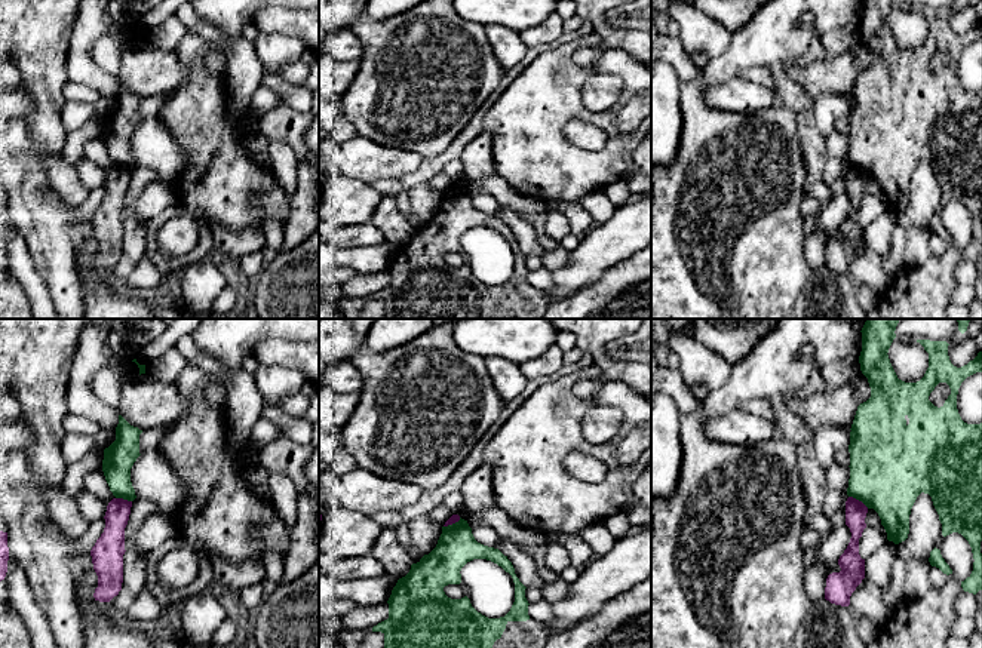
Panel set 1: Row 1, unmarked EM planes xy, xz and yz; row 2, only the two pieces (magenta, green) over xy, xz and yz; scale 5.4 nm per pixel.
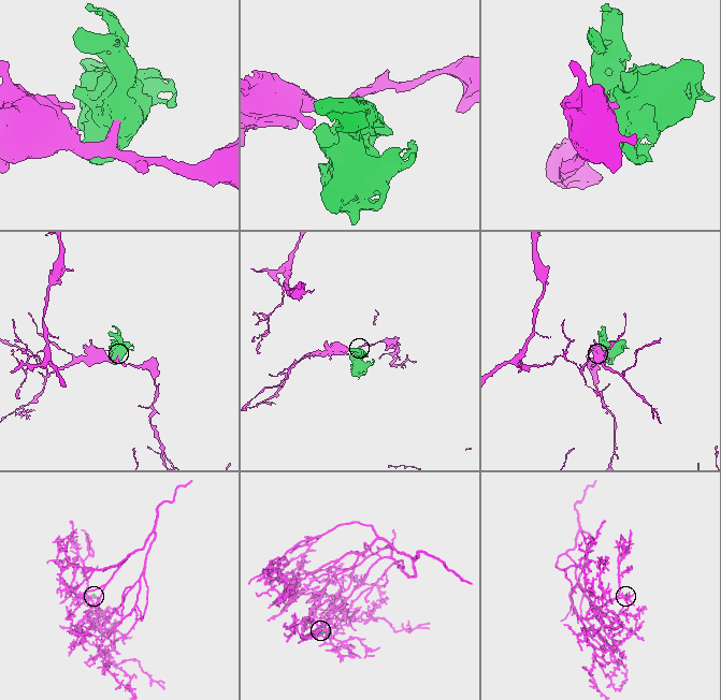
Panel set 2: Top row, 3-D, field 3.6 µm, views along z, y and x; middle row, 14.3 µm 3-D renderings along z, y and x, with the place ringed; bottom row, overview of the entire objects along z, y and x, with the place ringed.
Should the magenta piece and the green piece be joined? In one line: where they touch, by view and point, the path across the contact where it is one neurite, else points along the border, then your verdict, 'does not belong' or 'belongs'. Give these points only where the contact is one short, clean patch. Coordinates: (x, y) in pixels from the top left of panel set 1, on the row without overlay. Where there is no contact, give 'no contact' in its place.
contact yz (858, 168); border yz (849, 163), (861, 168), (868, 175); does not belong

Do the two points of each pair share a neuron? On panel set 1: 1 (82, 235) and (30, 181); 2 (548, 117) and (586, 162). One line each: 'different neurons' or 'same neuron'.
1: different neurons
2: same neuron

